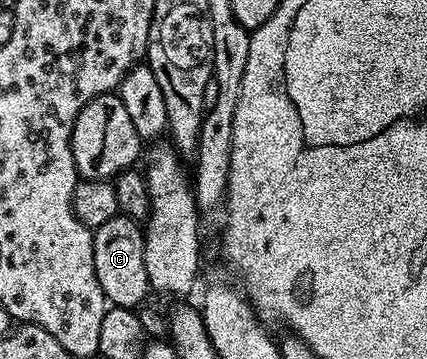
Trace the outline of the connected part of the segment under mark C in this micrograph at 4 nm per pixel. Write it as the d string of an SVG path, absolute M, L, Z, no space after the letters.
M124 214L112 216L110 220L103 222L103 226L99 226L93 232L95 274L99 278L99 286L110 305L136 309L146 303L145 295L150 295L151 289L147 270L143 266L144 249L142 225L131 216Z

